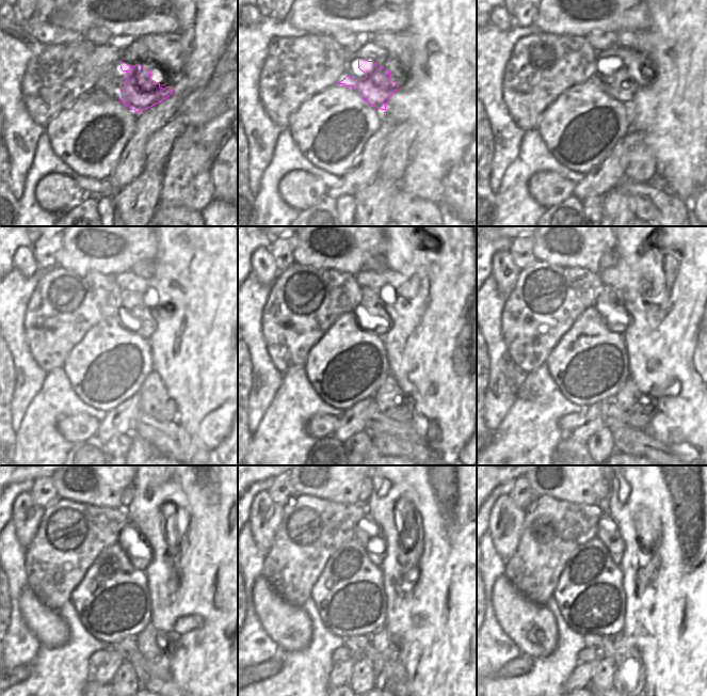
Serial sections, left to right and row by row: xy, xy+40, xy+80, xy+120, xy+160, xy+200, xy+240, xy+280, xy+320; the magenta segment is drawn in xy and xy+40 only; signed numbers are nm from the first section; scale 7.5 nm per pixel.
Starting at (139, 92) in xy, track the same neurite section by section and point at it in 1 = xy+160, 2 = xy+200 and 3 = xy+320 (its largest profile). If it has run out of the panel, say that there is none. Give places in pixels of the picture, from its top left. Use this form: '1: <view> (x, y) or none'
1: xy+160 (372, 316)
2: xy+200 (612, 311)
3: xy+320 (608, 533)

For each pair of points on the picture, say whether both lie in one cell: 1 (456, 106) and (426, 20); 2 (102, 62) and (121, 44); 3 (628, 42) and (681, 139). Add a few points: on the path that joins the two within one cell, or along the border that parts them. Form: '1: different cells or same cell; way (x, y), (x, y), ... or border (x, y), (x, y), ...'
1: same cell; way (456, 84), (456, 51), (447, 42)
2: same cell; way (107, 58), (116, 48)
3: different cells; border (633, 32), (637, 36), (637, 44), (631, 48)

